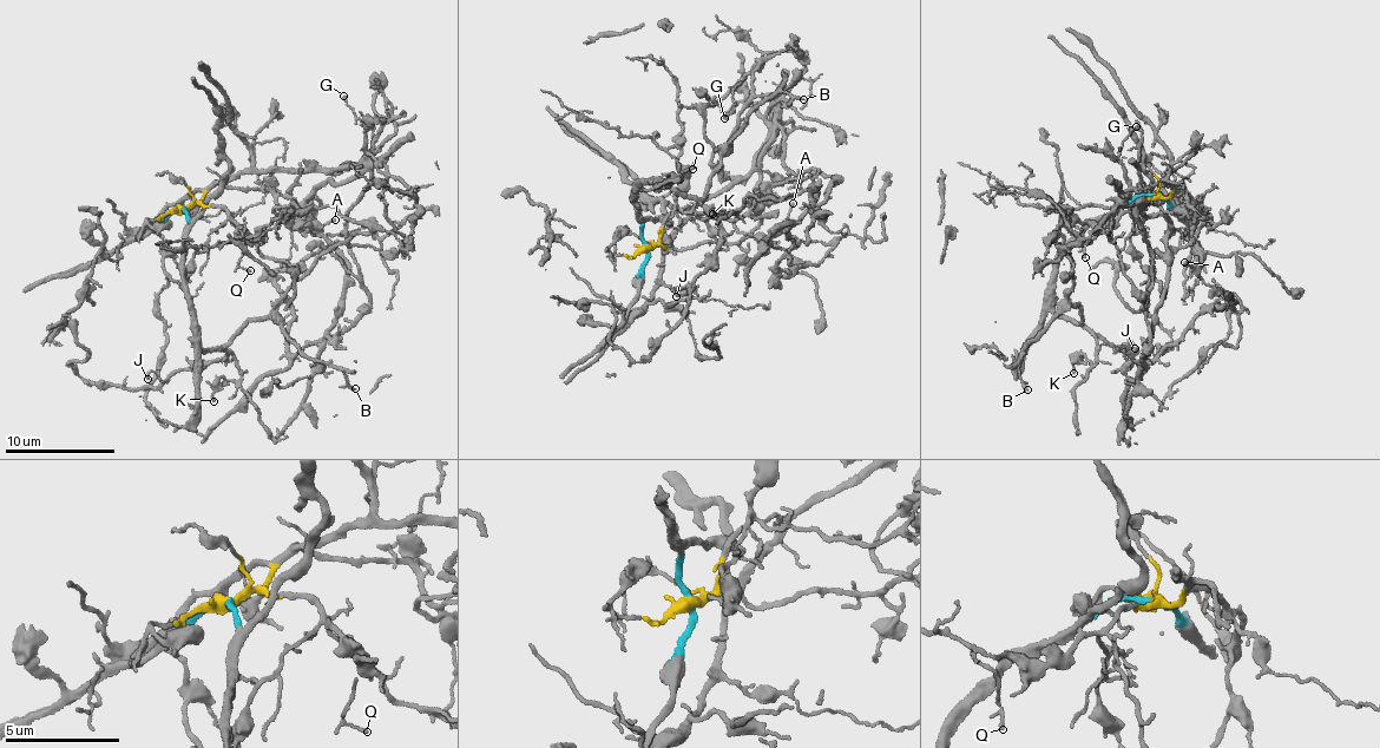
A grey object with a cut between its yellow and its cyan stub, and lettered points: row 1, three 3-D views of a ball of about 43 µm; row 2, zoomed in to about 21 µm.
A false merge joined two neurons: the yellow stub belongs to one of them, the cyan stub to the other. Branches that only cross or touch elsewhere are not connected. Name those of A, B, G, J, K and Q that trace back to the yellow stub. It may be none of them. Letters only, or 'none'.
A, G, Q

